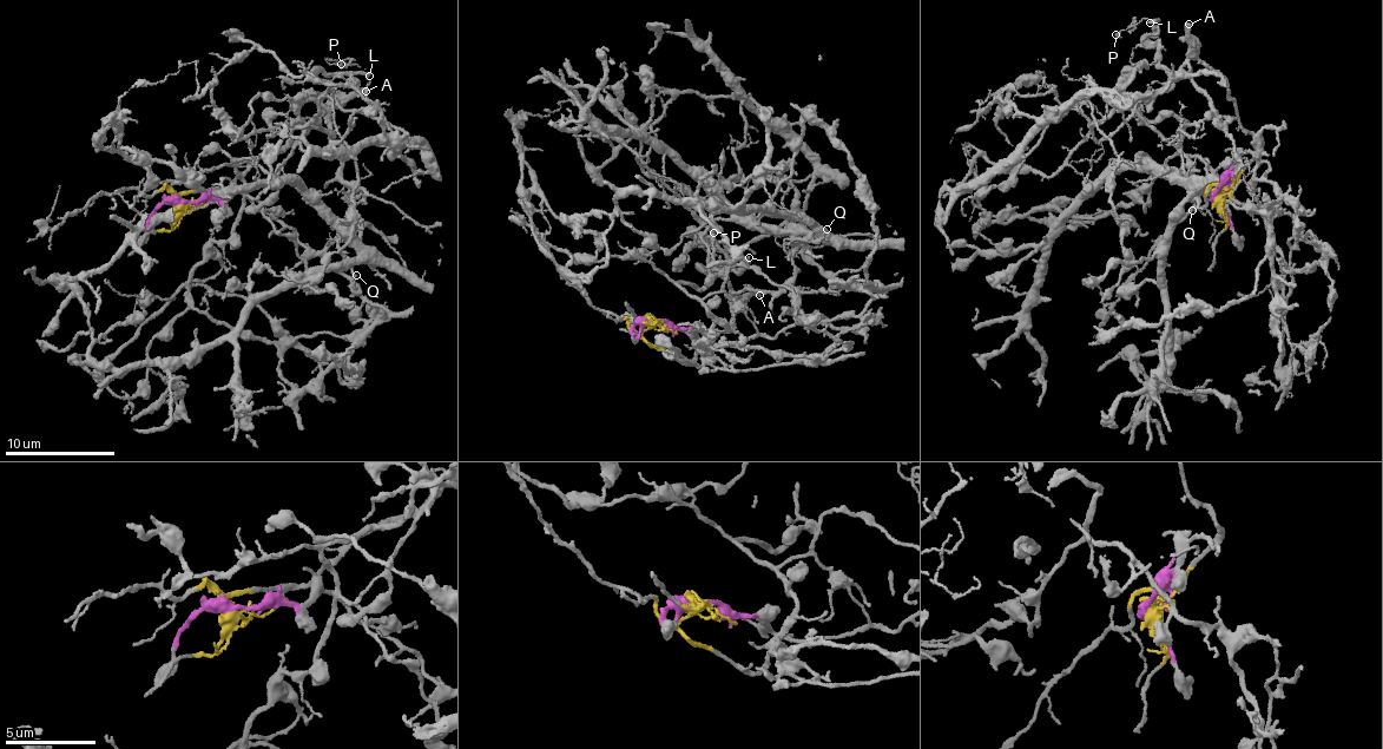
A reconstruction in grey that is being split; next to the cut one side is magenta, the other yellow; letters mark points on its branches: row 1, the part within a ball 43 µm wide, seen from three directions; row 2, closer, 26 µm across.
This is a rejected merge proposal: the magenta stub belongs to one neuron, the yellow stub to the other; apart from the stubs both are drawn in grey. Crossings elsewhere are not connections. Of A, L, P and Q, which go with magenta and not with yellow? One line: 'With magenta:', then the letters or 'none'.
With magenta: none

